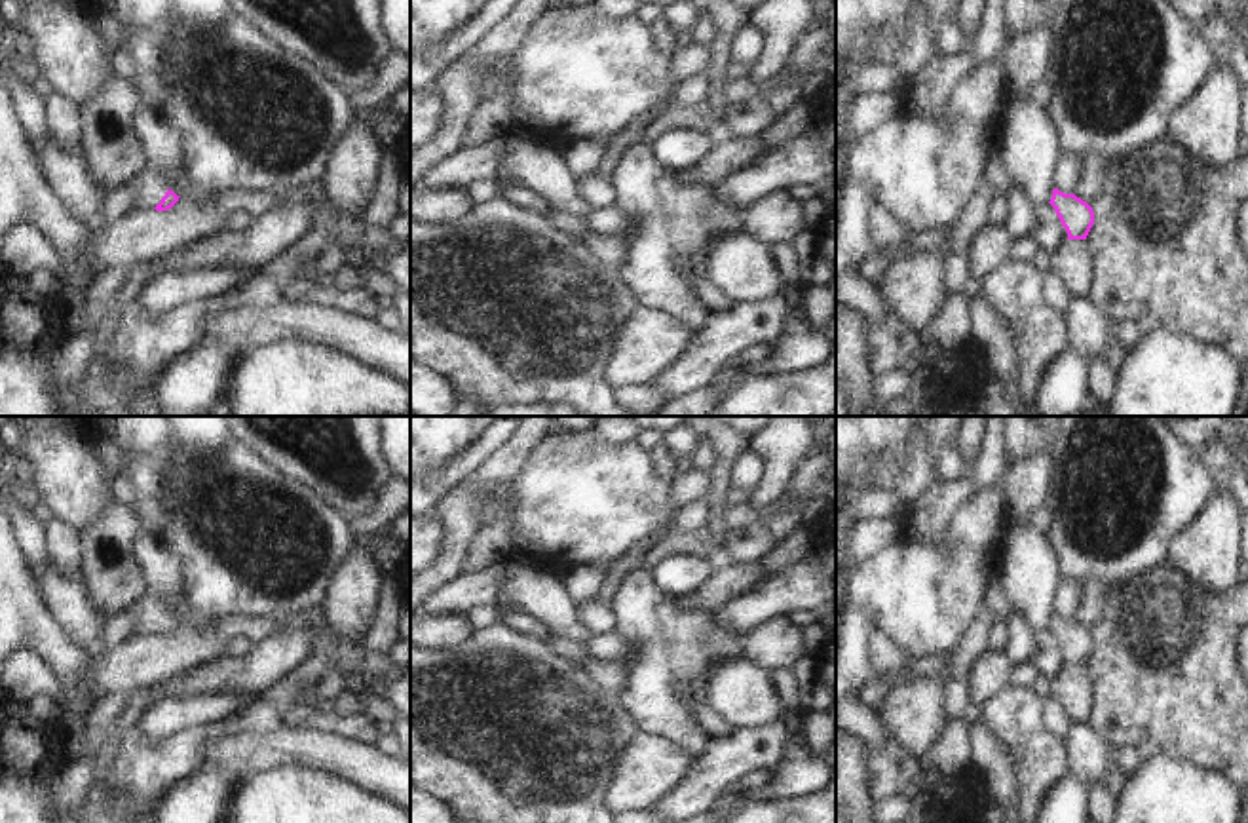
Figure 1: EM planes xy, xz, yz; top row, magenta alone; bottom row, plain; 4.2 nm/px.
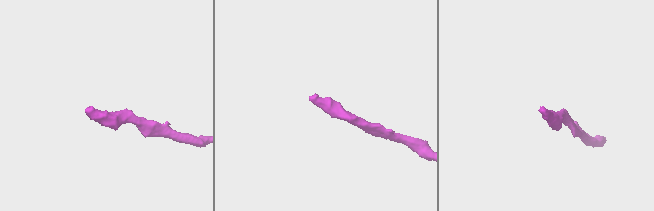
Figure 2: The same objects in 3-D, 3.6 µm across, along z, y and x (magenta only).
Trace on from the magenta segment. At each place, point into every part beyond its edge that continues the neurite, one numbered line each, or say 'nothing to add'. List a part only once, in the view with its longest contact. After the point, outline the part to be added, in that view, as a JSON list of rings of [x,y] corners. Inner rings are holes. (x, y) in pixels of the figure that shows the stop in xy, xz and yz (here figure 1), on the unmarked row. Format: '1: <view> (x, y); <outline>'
1: xy (149, 612); [[[150,593],[135,601],[129,610],[137,622],[135,633],[141,635],[154,635],[167,618],[165,606]]]

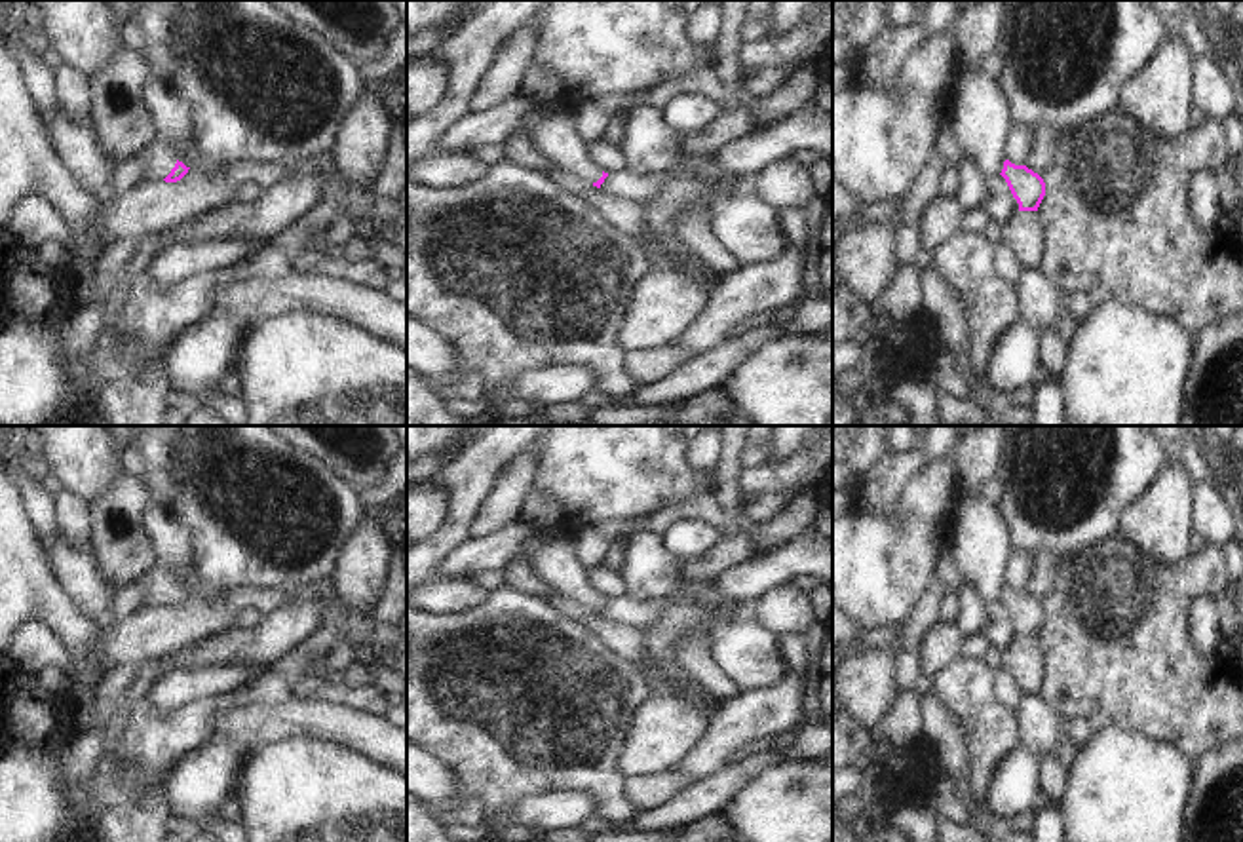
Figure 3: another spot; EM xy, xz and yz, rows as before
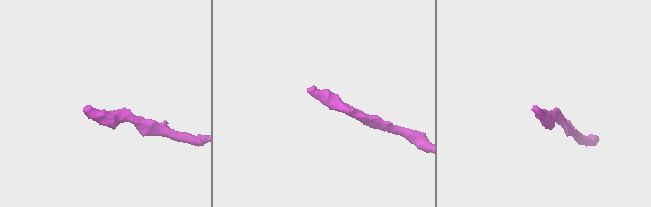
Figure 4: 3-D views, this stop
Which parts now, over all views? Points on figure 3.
1: xy (158, 584); [[[160,565],[144,572],[139,582],[146,593],[144,604],[150,606],[163,606],[177,589],[175,578]]]

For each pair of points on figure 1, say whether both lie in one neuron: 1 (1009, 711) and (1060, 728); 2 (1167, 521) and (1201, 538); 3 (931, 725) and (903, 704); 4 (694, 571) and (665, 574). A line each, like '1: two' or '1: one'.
1: two
2: two
3: one
4: one

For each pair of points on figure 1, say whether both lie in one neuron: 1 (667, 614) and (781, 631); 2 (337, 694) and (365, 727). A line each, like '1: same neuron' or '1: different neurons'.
1: different neurons
2: different neurons

